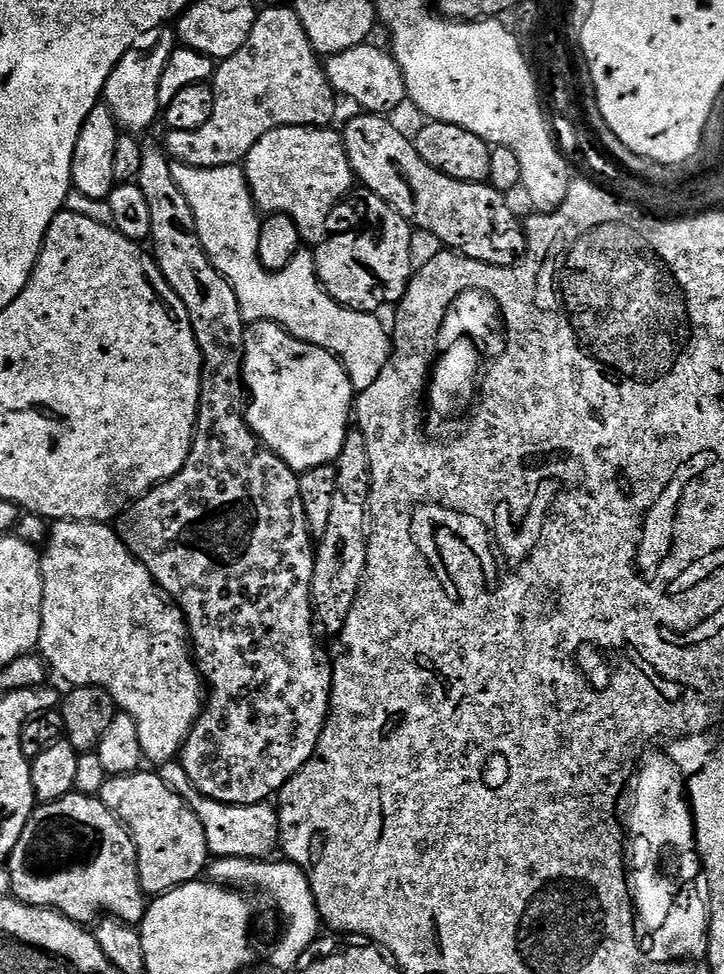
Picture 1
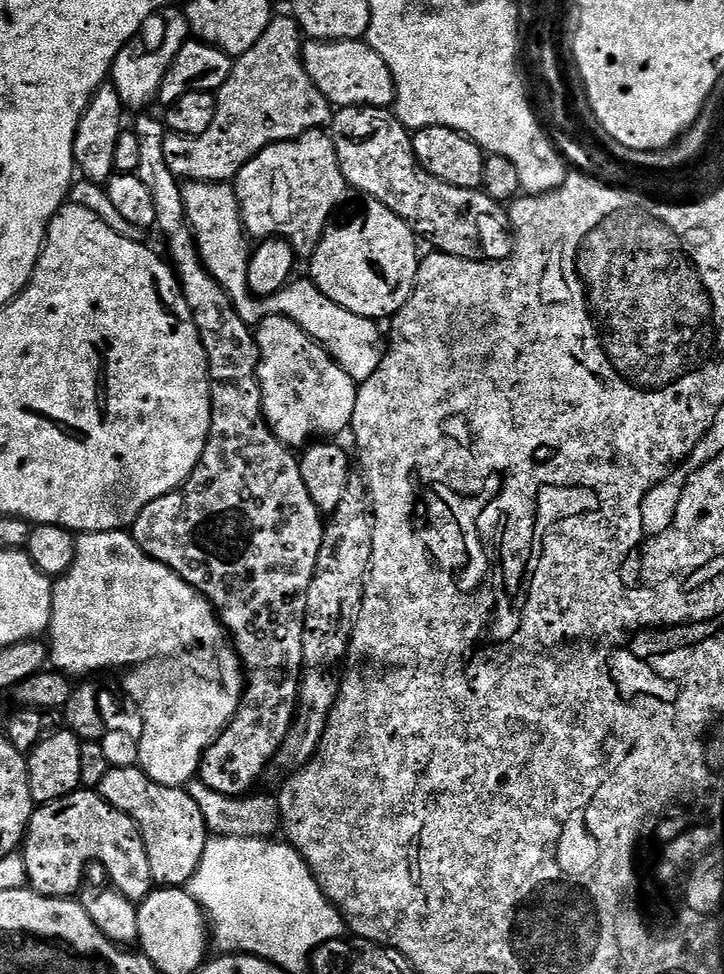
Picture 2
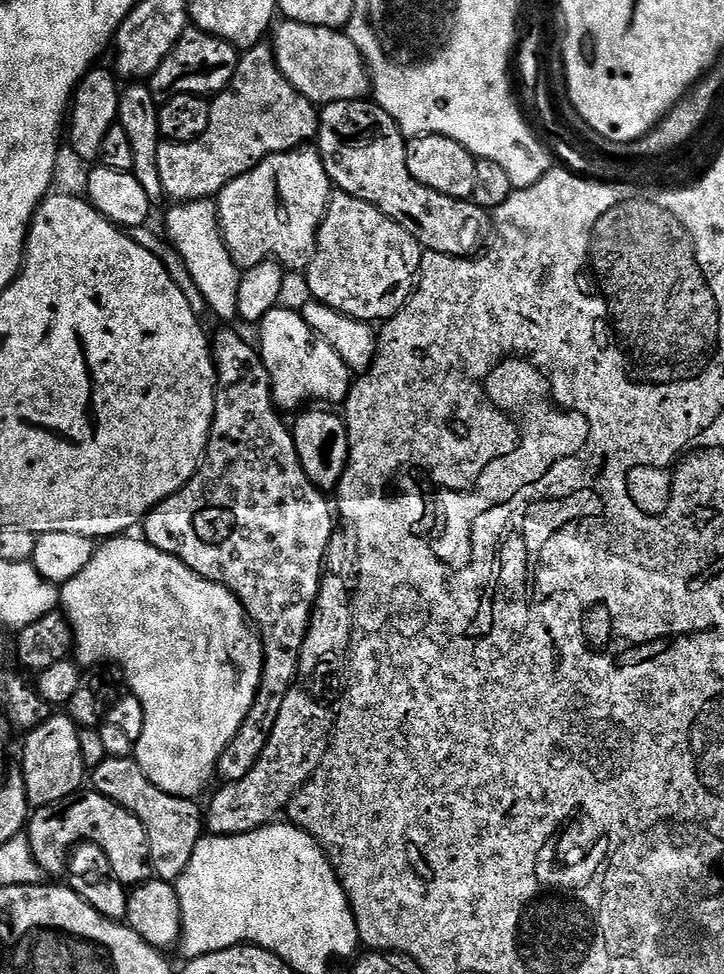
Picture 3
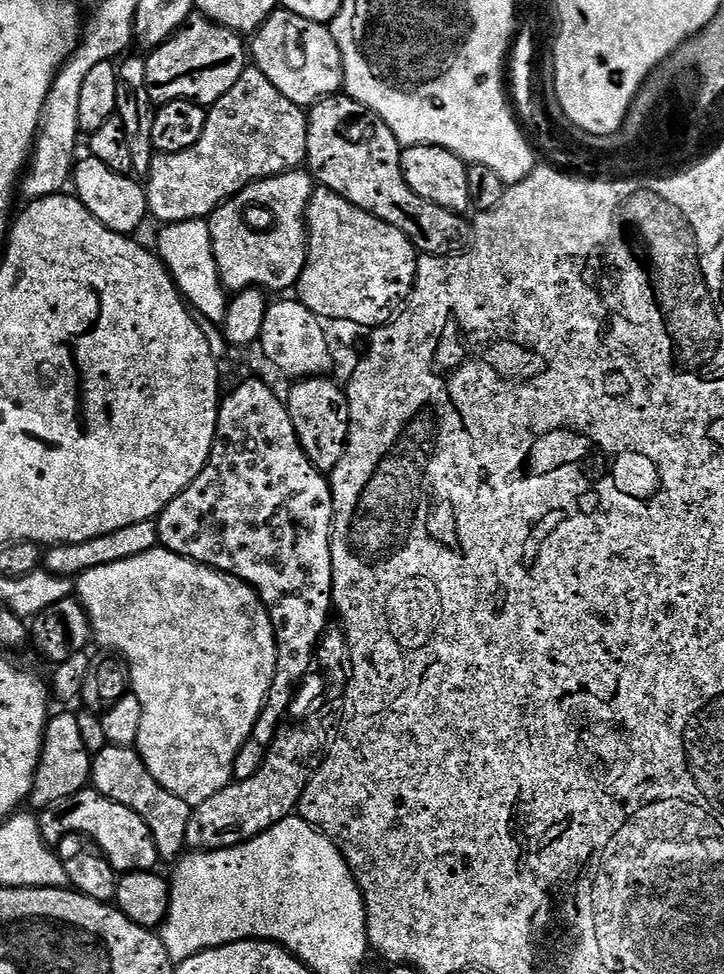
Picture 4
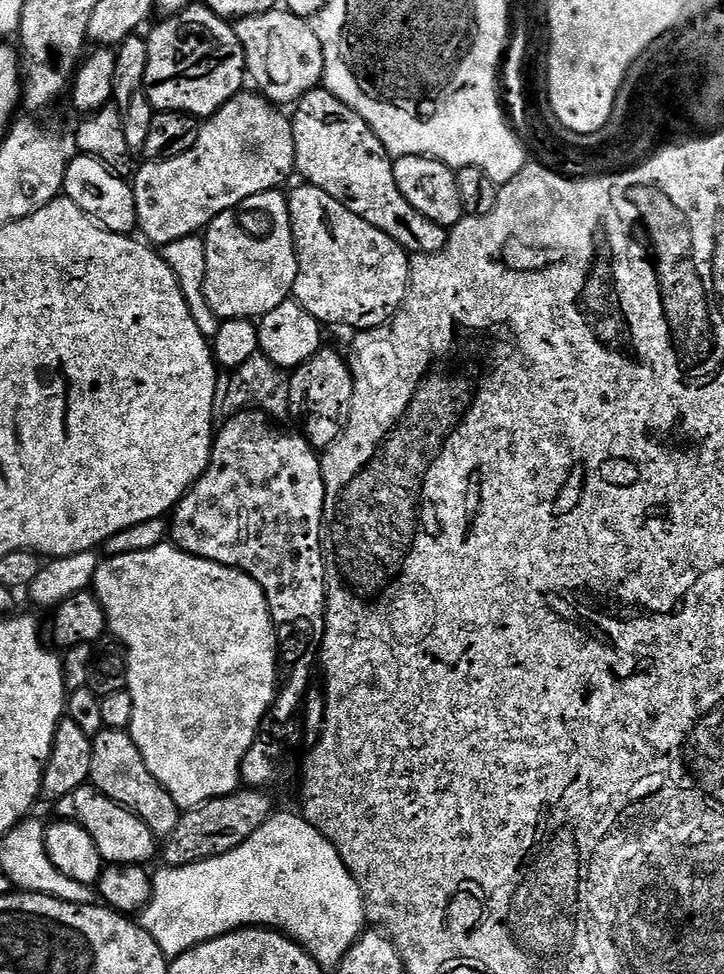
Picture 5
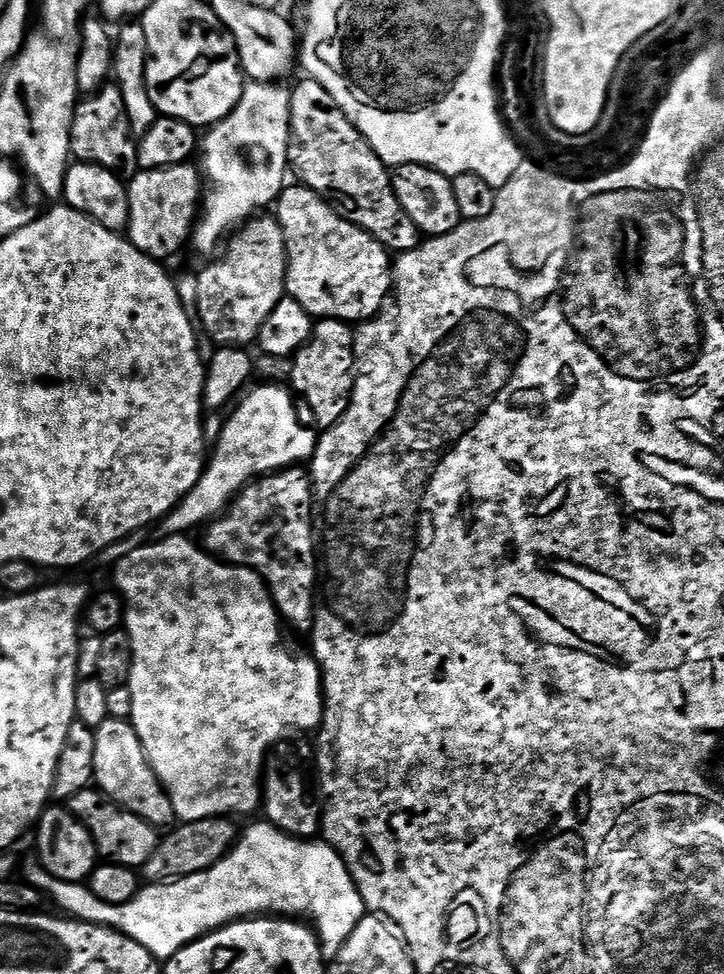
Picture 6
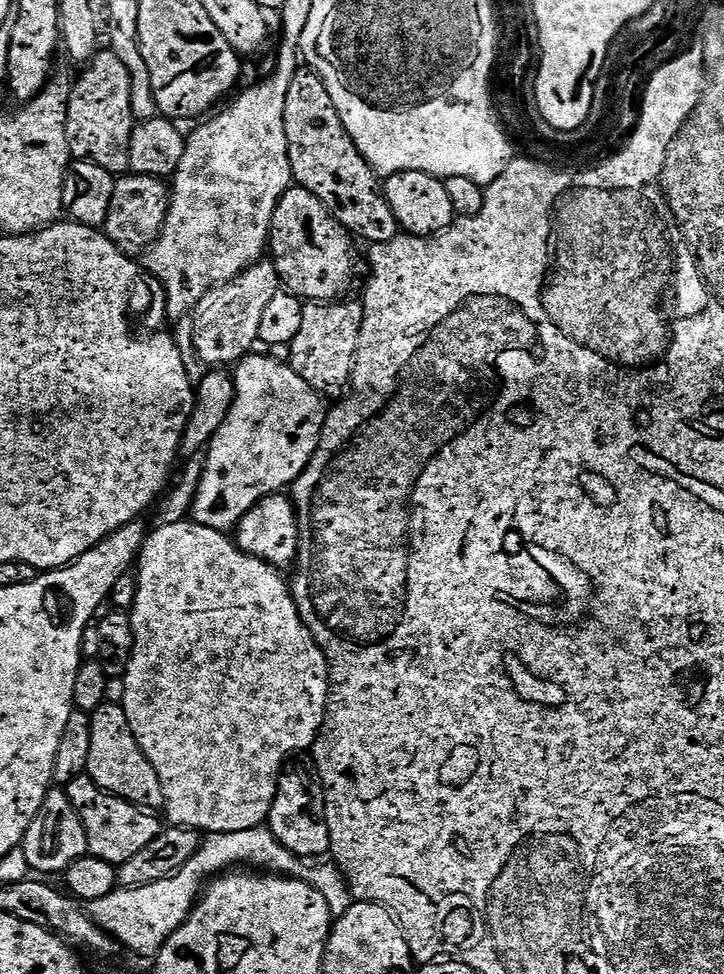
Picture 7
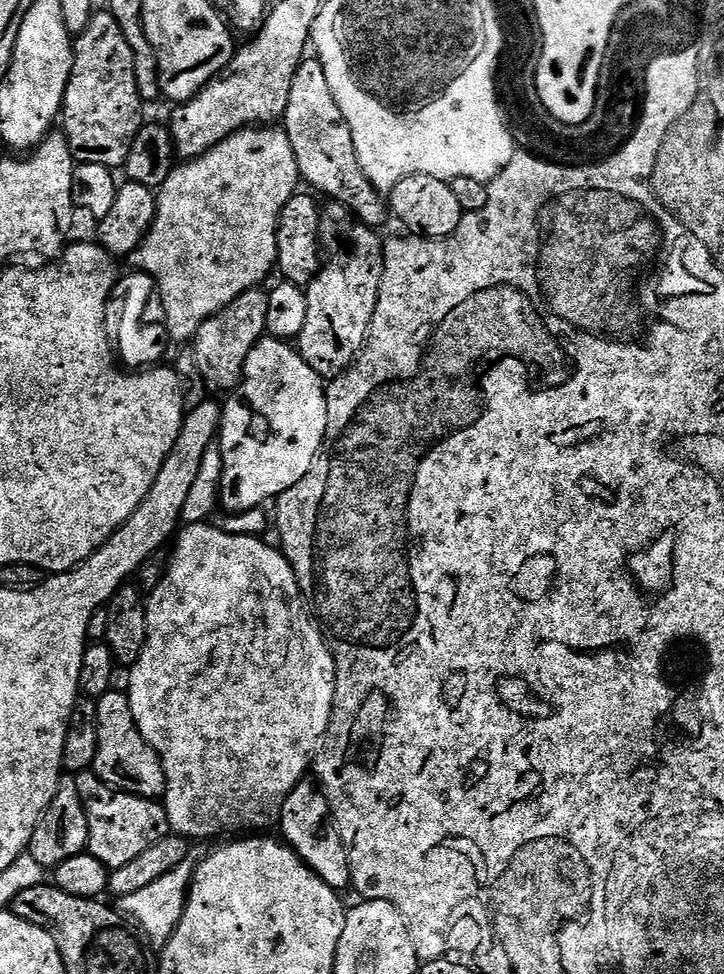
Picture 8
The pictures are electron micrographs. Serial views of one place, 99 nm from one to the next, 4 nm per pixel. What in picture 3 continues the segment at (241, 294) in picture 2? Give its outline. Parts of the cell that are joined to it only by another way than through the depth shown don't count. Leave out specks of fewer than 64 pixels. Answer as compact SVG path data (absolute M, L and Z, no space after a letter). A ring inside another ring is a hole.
M192 200L189 204L171 205L168 212L167 239L177 254L186 262L186 270L190 270L190 278L202 290L205 305L214 315L224 312L224 304L235 305L236 287L240 285L241 269L230 258L224 245L224 237L220 234L220 219L212 200Z

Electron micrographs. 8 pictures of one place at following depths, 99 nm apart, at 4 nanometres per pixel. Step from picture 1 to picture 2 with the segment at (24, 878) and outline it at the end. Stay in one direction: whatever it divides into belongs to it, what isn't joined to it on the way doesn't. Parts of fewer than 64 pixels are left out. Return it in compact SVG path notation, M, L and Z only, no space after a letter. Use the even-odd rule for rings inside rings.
M81 790L70 793L66 798L58 798L49 804L39 805L33 811L28 830L24 834L22 855L26 862L28 875L27 887L43 896L63 896L72 898L77 895L80 883L84 880L84 871L91 860L97 860L109 876L111 887L116 888L126 898L137 902L145 900L154 891L154 881L150 874L150 858L146 854L146 846L142 842L142 834L138 826L122 810L110 806L100 797L99 791Z

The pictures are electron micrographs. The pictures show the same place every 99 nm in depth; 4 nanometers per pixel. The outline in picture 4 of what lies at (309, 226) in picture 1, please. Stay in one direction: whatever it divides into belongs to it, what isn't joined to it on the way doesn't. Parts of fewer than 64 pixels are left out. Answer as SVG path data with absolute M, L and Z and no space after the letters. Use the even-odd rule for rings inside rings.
M293 170L281 176L265 176L249 188L225 200L208 220L208 229L212 235L212 249L220 278L225 289L233 293L245 290L267 290L269 293L284 294L287 288L295 289L303 268L307 264L308 230L305 223L307 206L314 189L314 180L307 171Z

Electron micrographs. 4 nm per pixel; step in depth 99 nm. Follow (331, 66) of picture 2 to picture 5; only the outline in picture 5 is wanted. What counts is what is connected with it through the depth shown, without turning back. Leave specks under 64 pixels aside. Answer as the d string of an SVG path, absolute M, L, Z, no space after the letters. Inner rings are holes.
M275 8L258 16L241 17L235 23L244 50L245 71L261 95L277 106L293 105L321 85L324 55L315 27L305 18L285 8Z

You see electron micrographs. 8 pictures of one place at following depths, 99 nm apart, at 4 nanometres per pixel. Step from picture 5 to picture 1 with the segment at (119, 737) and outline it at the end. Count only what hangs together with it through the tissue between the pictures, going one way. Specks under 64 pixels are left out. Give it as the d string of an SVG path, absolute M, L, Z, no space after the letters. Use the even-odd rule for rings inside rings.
M144 771L129 772L127 776L109 775L98 799L132 835L142 890L145 894L163 894L191 880L201 879L209 867L210 855L198 815L159 774Z

